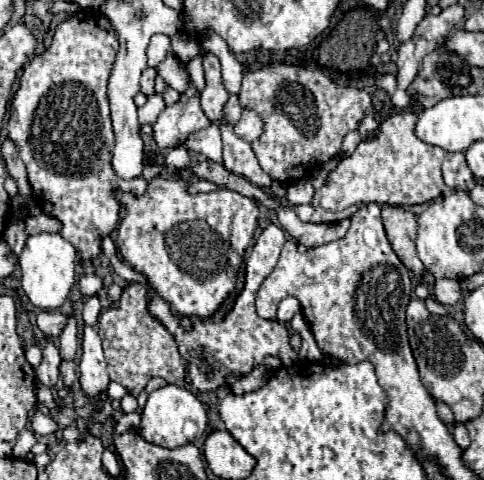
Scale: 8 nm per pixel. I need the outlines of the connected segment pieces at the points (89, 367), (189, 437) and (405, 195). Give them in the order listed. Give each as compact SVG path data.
M84 326L82 334L82 360L80 360L80 386L88 396L98 396L110 384L102 344L96 328Z
M168 384L160 390L154 390L148 396L146 406L142 410L142 422L140 422L138 432L150 444L164 446L164 448L178 448L200 438L206 430L206 422L208 418L206 418L206 410L202 402L190 390Z
M404 110L390 116L380 124L380 132L374 138L362 140L358 148L340 160L340 164L326 176L322 188L314 192L310 204L294 206L294 212L302 222L332 224L350 218L360 206L368 202L376 204L424 204L438 198L446 184L442 180L442 162L446 152L442 148L424 144L414 134L416 114Z

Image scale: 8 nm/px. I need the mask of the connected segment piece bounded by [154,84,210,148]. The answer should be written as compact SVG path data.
M194 84L180 94L180 100L166 106L154 124L154 140L158 148L174 148L184 144L186 138L210 126L208 116L200 106L200 92Z

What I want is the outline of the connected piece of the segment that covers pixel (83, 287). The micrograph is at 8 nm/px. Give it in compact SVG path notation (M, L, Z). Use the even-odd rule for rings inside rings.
M84 276L84 278L80 278L80 292L84 292L84 294L96 294L100 290L100 286L102 284L100 284L98 276ZM92 290L96 290L96 292L92 292Z

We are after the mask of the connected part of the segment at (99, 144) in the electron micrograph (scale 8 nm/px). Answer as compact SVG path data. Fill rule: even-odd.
M94 8L78 10L68 20L56 26L50 48L40 56L34 56L28 66L22 68L18 90L12 98L12 116L8 120L8 136L16 144L20 158L26 164L32 194L36 204L60 220L60 236L64 236L80 254L82 264L94 262L102 254L102 238L110 236L118 224L120 204L112 198L112 188L118 186L134 196L142 196L148 188L148 180L136 176L132 180L122 180L112 168L112 154L104 154L104 146L110 152L114 146L114 132L110 122L110 108L106 96L108 76L118 52L118 36L110 26L108 18Z

